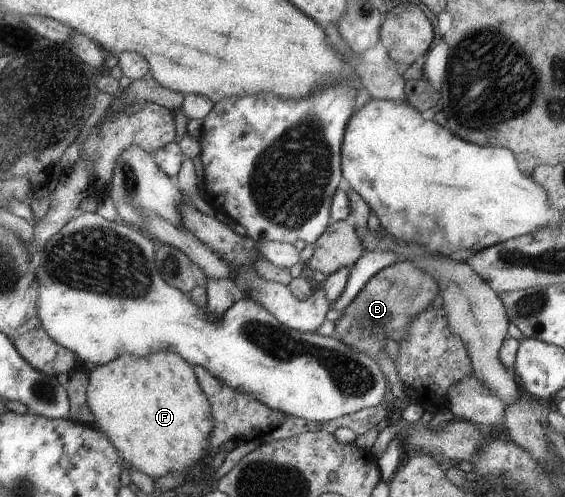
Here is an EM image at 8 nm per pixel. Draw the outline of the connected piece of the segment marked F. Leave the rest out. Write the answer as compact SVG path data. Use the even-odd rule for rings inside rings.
M167 350L141 357L121 354L113 361L93 368L88 371L86 387L87 405L94 415L93 425L107 435L125 462L154 479L193 469L207 455L214 429L212 407L199 387L194 368L179 354Z

